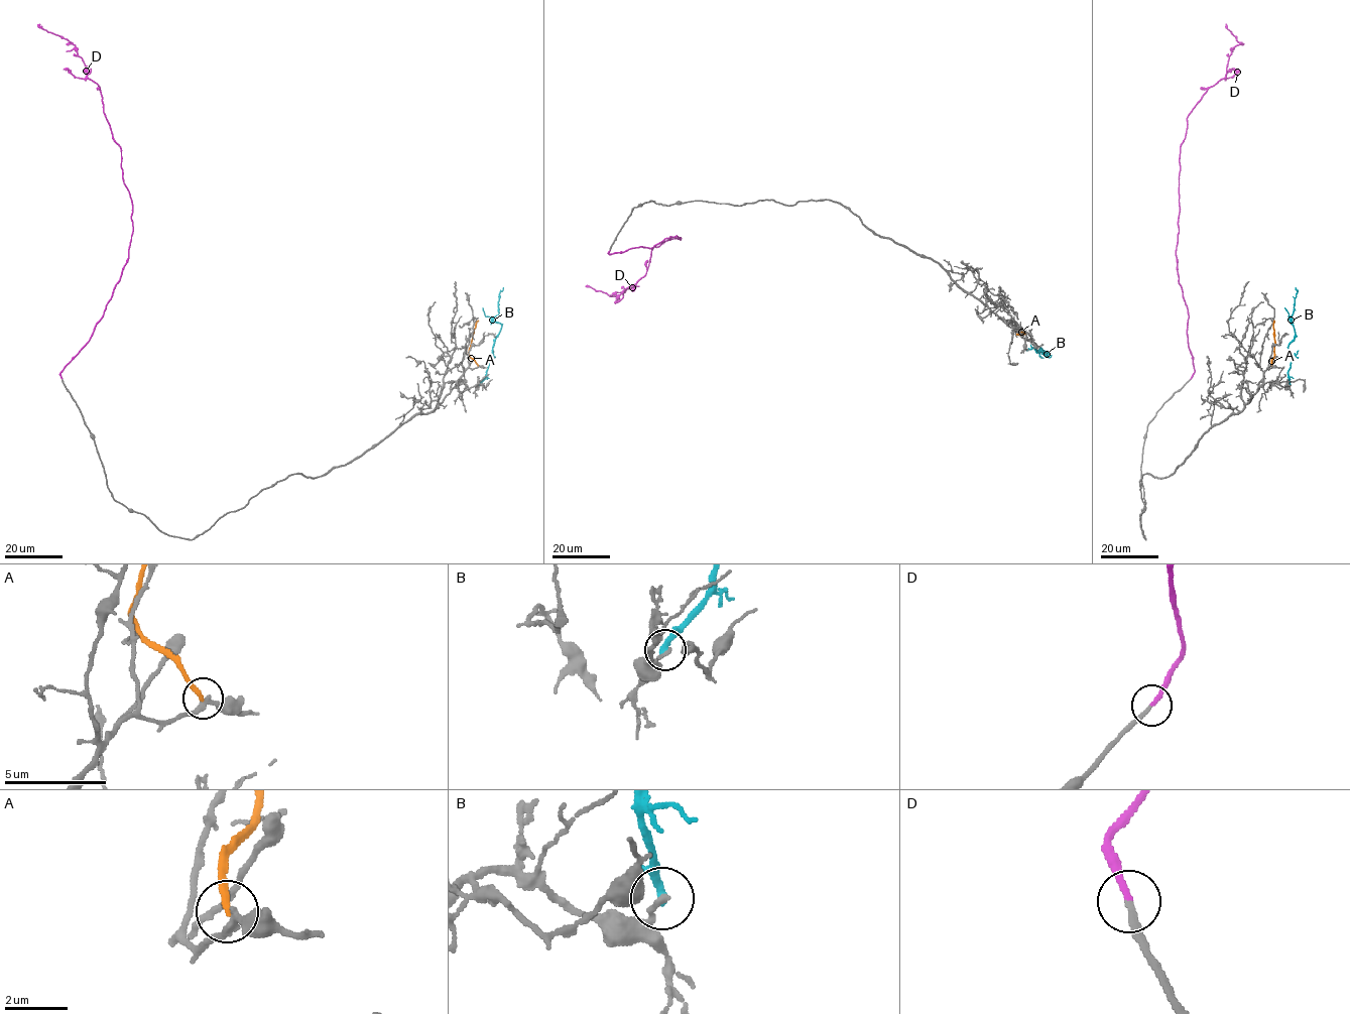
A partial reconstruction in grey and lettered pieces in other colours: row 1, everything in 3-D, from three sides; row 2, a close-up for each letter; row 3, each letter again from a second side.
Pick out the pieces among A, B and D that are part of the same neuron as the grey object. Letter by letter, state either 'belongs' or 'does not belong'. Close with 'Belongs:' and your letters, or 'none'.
A: does not belong
B: does not belong
D: belongs
Belongs: D

